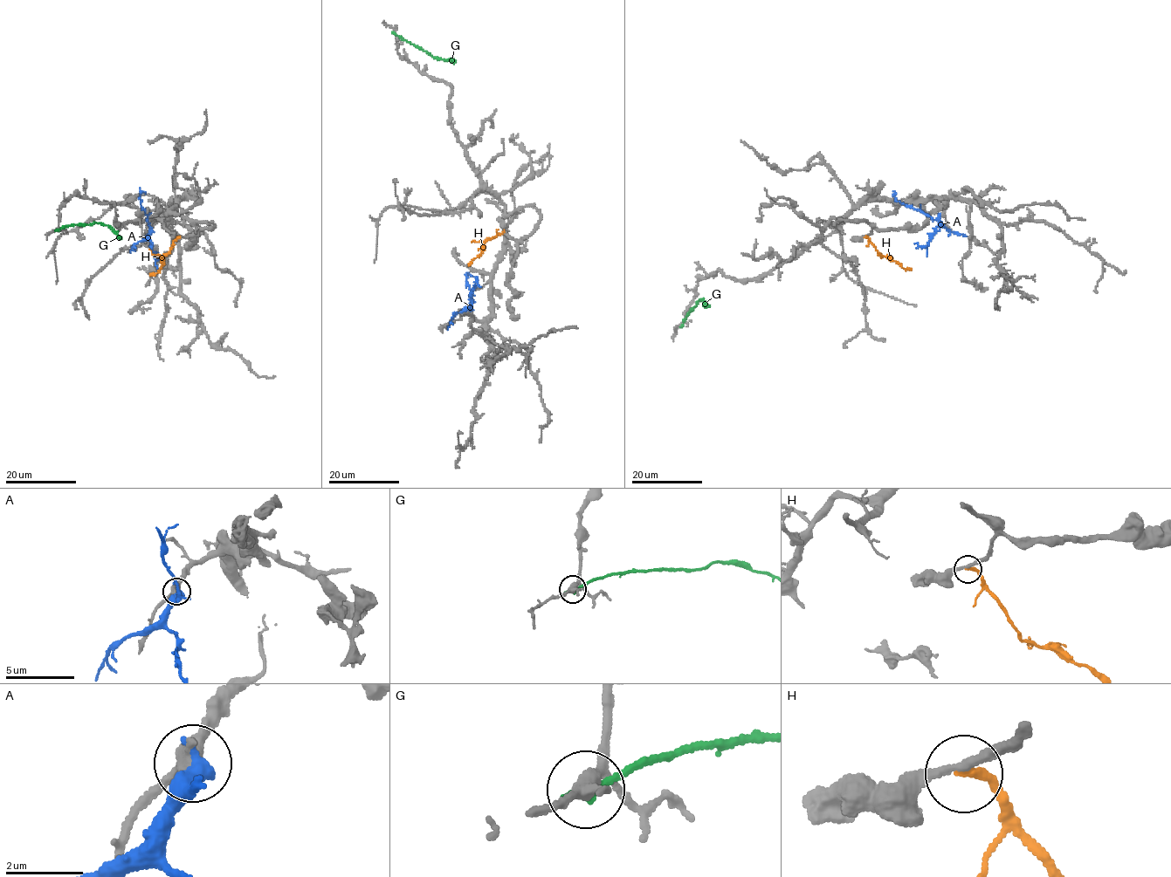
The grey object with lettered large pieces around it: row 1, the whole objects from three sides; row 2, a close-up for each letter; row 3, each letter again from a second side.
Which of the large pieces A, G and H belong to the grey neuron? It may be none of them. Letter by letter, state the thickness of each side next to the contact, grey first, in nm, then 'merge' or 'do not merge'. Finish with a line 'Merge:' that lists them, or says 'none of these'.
A: calibres 500 and 550 nm; do not merge
G: calibres 300 and 240 nm; do not merge
H: calibres 220 and 240 nm; do not merge
Merge: none of these

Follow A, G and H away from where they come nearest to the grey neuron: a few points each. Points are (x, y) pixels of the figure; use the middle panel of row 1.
A: (471, 310), (470, 289), (465, 277), (468, 275)
G: (394, 34), (430, 54), (445, 60), (451, 58), (454, 64)
H: (504, 231), (486, 240), (483, 243), (482, 252), (469, 265)

